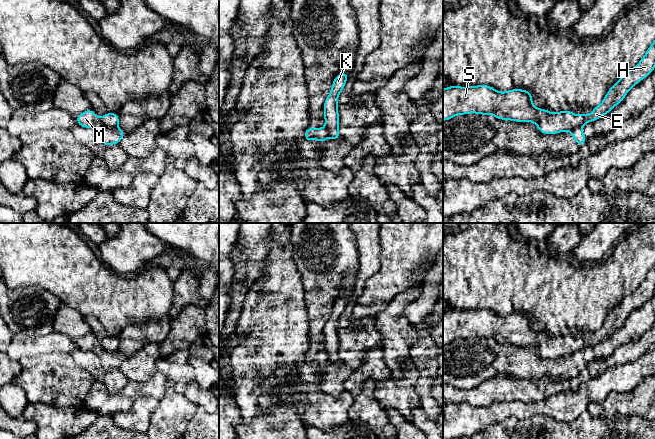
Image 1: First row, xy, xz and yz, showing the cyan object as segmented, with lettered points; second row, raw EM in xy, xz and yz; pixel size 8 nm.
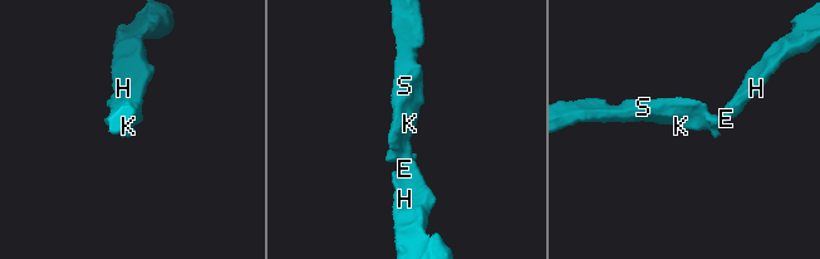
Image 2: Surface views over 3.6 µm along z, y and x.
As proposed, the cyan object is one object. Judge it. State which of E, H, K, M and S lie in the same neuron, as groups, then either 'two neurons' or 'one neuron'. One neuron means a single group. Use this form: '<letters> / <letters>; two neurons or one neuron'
E H K S / M; two neurons

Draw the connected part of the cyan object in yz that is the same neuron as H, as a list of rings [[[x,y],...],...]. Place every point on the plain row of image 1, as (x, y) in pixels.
[[[655,264],[638,288],[611,310],[603,325],[589,339],[575,339],[572,335],[551,337],[532,327],[531,316],[511,313],[499,316],[489,309],[461,311],[452,309],[443,313],[443,345],[456,339],[476,337],[494,339],[499,344],[533,346],[539,356],[554,359],[572,355],[577,350],[593,346],[611,336],[621,327],[631,312],[649,300],[655,292]]]

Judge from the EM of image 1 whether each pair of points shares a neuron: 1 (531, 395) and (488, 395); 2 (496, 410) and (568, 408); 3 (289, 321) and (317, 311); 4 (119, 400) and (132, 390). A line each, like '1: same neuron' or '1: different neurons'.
1: same neuron
2: same neuron
3: different neurons
4: different neurons

